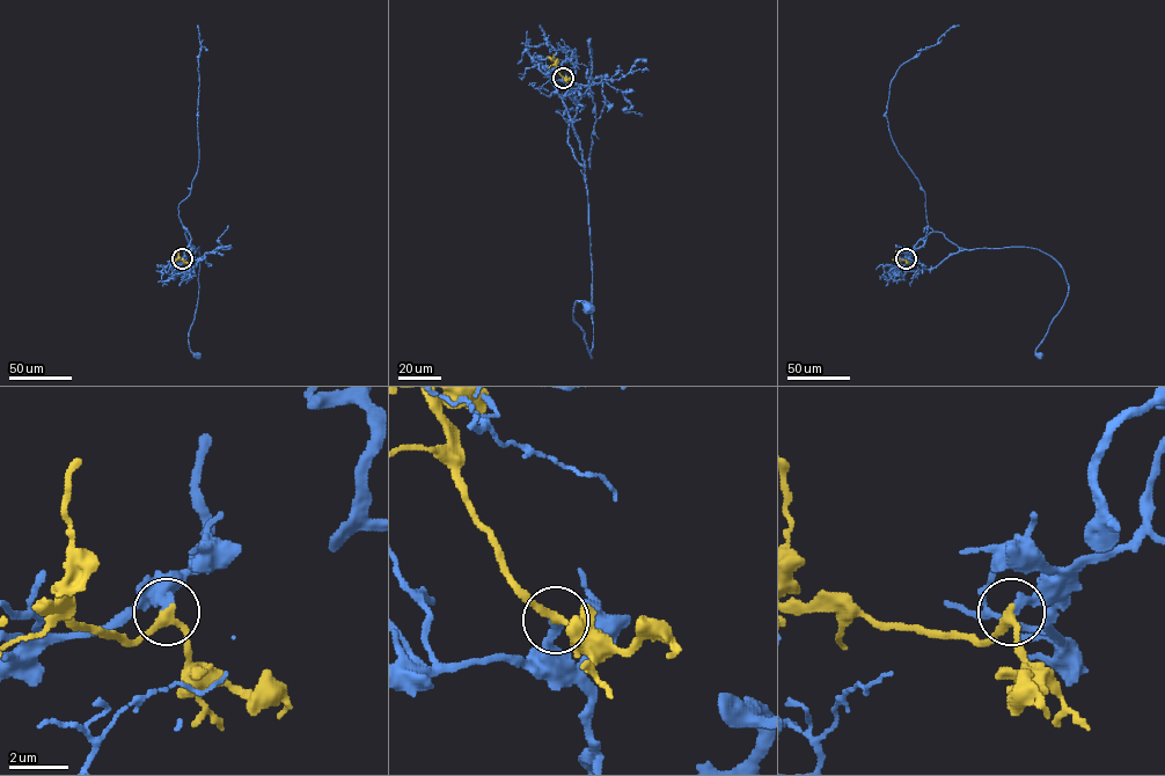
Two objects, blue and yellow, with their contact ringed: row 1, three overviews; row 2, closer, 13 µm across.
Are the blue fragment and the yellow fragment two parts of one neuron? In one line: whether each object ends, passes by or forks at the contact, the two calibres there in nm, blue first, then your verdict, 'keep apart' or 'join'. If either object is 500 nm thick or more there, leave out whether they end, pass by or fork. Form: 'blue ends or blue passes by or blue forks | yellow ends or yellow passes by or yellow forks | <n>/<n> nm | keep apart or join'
blue ends | yellow passes by | 320/260 nm | join

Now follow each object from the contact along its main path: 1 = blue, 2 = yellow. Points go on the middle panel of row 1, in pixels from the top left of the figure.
1: (563, 78), (578, 102), (569, 143), (585, 169), (587, 192), (592, 358), (573, 316), (577, 301), (588, 307)
2: (563, 78), (557, 60)

